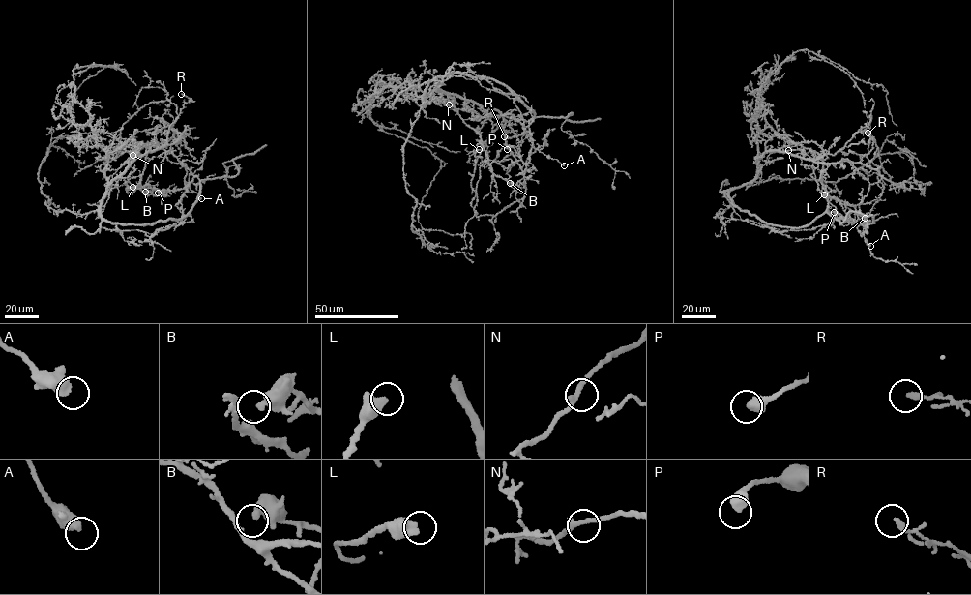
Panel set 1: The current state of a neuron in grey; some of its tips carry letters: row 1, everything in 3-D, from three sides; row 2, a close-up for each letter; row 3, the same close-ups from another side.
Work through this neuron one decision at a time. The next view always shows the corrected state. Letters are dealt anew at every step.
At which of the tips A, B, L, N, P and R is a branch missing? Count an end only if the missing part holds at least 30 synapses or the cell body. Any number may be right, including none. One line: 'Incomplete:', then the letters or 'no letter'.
Incomplete: no letter

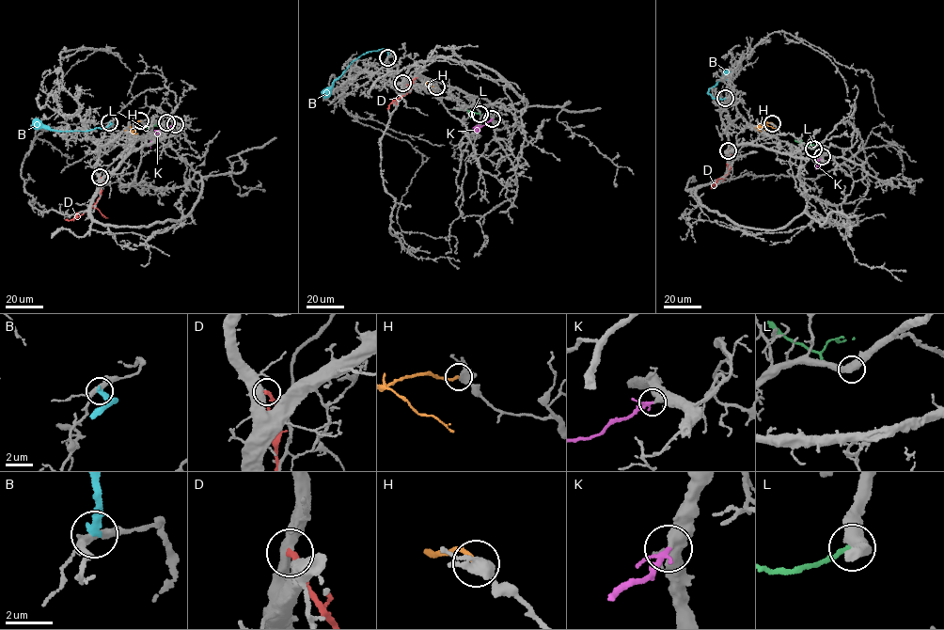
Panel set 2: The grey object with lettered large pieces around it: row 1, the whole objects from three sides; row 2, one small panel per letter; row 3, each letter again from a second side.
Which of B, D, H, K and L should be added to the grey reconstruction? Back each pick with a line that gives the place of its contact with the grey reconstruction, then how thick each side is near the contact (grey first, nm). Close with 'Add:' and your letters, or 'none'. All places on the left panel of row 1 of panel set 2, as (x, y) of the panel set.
K: contact (175, 124); calibres 400 and 190 nm
Add: K

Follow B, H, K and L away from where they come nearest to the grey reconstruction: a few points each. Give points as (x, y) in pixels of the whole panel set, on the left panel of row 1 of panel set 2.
B: (110, 122), (107, 127), (85, 131), (51, 130), (32, 123)
H: (140, 121), (125, 130), (131, 133), (134, 130)
K: (175, 124), (155, 133), (150, 141), (158, 140)
L: (166, 122), (144, 127)

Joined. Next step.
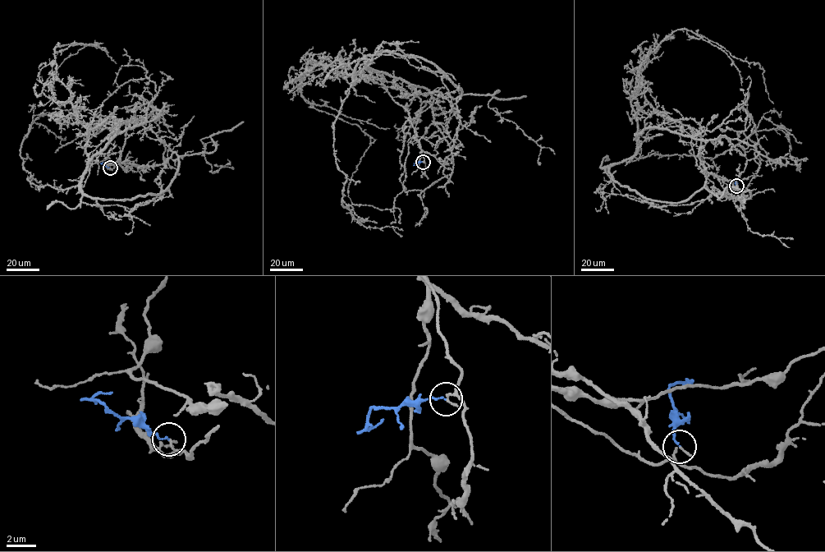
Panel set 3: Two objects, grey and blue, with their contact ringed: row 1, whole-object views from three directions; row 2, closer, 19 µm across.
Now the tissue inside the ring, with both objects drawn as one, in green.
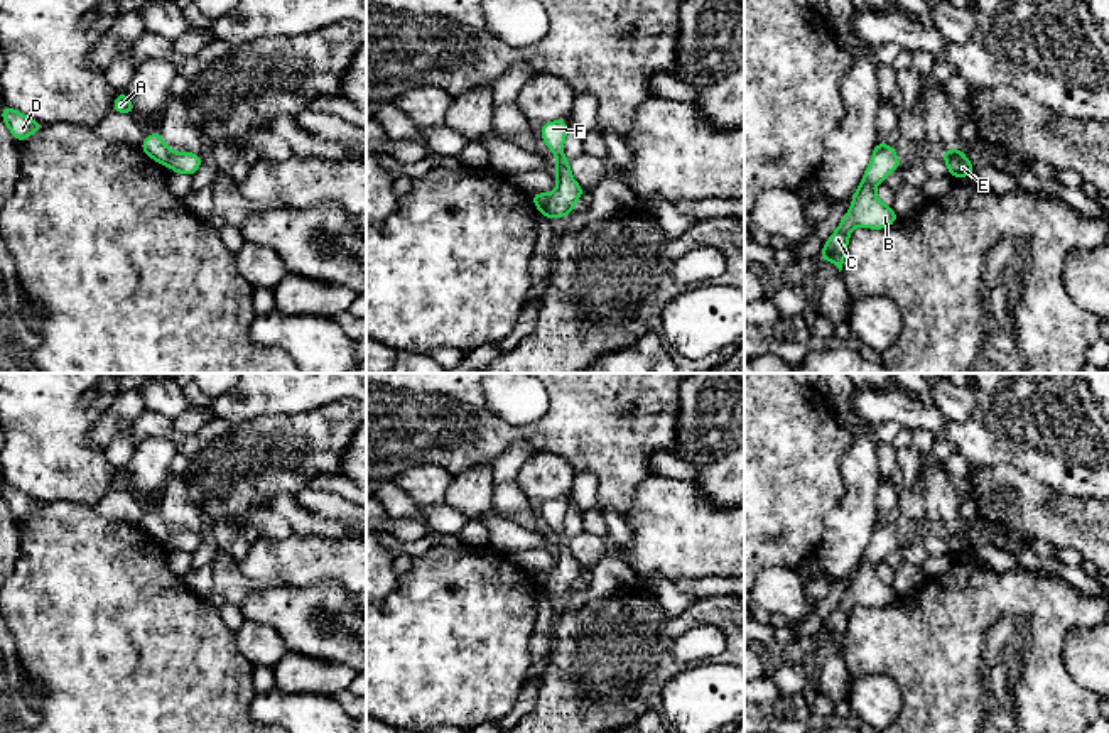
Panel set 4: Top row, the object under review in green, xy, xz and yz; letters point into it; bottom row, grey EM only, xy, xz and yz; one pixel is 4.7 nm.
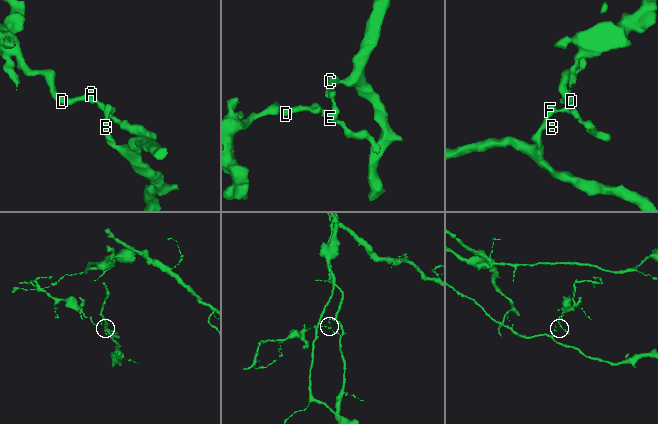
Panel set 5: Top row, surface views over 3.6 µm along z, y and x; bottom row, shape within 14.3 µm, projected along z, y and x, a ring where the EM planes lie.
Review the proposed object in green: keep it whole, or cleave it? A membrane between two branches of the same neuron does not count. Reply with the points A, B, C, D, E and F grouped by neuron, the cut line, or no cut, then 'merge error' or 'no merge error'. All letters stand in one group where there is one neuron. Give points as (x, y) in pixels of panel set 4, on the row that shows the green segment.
groups A D / B C E F; cut xz (547, 196), (542, 213); merge error

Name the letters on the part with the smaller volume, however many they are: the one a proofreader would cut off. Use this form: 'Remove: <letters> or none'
Remove: A, D

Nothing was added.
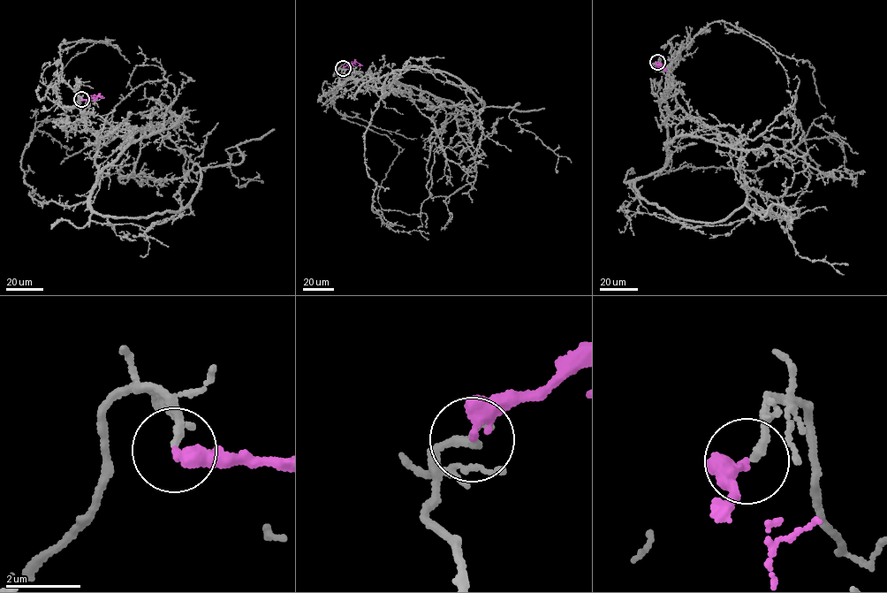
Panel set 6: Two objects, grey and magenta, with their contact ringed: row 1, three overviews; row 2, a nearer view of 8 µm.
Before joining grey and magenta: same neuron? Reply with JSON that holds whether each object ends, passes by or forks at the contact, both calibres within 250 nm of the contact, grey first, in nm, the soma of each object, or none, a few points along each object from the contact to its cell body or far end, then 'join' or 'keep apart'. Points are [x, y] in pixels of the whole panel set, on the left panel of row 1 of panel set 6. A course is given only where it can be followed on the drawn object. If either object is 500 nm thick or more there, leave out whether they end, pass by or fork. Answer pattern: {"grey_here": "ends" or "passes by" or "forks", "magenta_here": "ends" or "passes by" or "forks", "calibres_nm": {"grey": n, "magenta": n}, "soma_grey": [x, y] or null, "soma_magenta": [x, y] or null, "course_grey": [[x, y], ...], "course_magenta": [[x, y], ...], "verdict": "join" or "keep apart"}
{"grey_here": "ends", "magenta_here": "ends", "calibres_nm": {"grey": 200, "magenta": 360}, "soma_grey": null, "soma_magenta": null, "course_grey": [[81, 99], [66, 108], [99, 171], [165, 129], [201, 168], [240, 163], [235, 146], [241, 178]], "course_magenta": [[81, 99], [88, 99], [93, 95], [104, 98]], "verdict": "join"}

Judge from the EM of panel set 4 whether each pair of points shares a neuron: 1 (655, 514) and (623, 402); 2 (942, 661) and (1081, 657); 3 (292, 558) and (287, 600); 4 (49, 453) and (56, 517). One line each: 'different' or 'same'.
1: different
2: different
3: different
4: different

